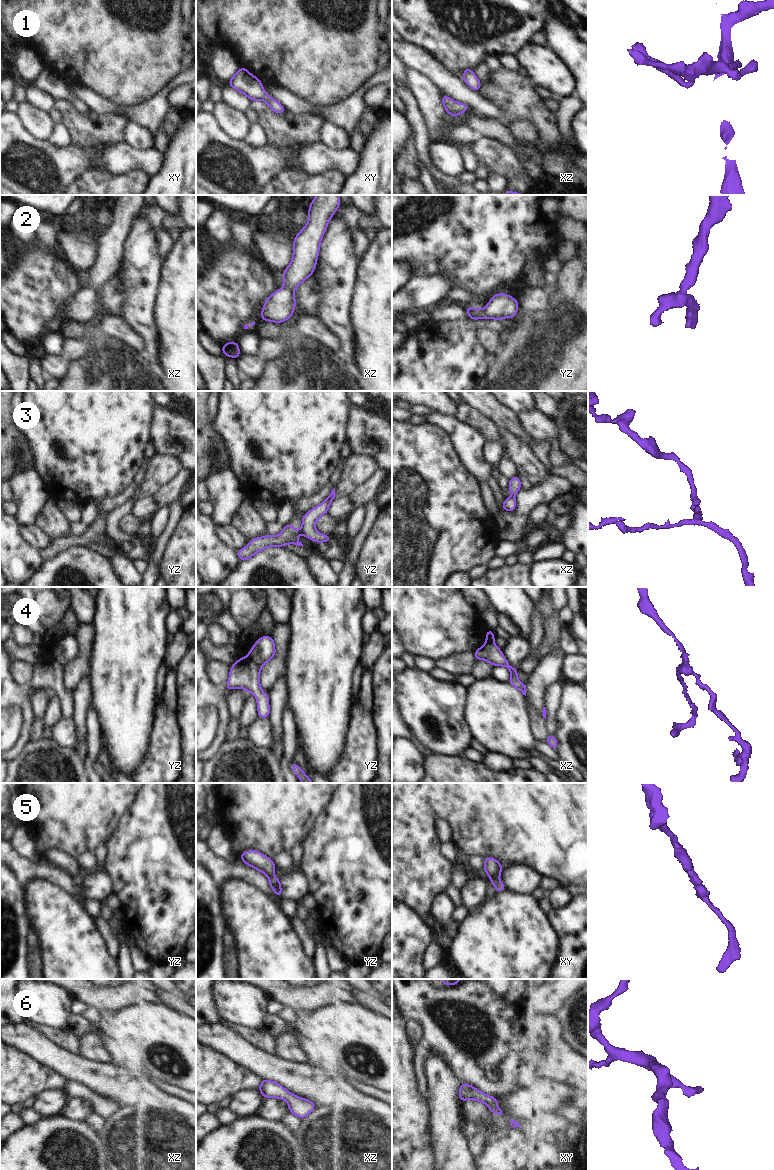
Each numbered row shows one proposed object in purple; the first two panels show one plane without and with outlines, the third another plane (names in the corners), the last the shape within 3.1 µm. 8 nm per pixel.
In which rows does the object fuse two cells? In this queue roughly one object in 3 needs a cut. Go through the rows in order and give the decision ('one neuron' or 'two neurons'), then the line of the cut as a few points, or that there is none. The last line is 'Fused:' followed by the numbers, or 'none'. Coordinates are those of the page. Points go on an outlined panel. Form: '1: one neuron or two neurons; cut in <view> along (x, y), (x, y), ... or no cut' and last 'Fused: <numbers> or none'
1: one neuron; no cut
2: one neuron; no cut
3: two neurons; cut in yz along (301, 529), (302, 532)
4: two neurons; cut in yz along (247, 656), (260, 667)
5: one neuron; no cut
6: one neuron; no cut
Fused: 3, 4

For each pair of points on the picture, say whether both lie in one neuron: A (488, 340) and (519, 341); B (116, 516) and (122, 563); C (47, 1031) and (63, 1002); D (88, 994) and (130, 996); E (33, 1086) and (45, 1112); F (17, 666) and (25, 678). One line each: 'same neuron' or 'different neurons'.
A: different neurons
B: different neurons
C: different neurons
D: same neuron
E: different neurons
F: same neuron

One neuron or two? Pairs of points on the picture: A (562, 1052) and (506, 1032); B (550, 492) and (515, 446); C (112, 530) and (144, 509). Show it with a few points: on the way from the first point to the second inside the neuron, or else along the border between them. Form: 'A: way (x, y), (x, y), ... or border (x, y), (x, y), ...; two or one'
A: way (548, 1057), (542, 1056), (532, 1048), (520, 1046); one
B: border (549, 475), (541, 482), (533, 484); two
C: border (139, 498), (134, 503), (131, 512); two

